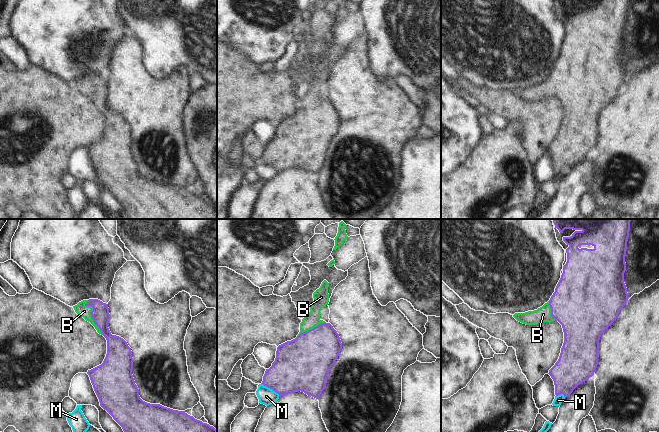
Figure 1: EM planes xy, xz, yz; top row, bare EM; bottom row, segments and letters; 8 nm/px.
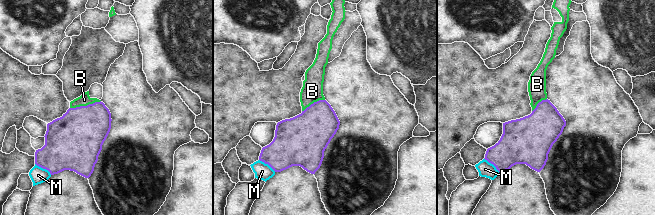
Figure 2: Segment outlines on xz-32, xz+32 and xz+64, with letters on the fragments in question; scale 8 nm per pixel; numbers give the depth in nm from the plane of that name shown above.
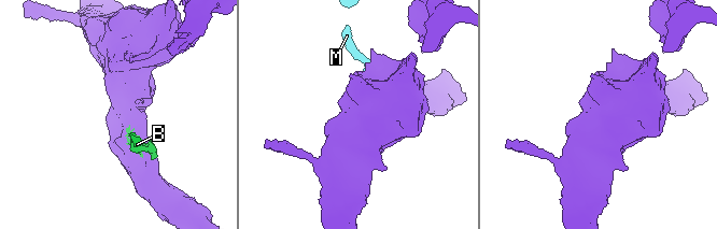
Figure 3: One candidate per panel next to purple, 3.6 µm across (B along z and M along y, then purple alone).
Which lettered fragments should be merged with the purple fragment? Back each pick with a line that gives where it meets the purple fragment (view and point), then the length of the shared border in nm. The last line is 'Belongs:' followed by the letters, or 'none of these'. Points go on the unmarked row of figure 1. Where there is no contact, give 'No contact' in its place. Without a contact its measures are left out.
B: Touches purple at xy (91, 91). Shared border 300 nm
Belongs: B.

